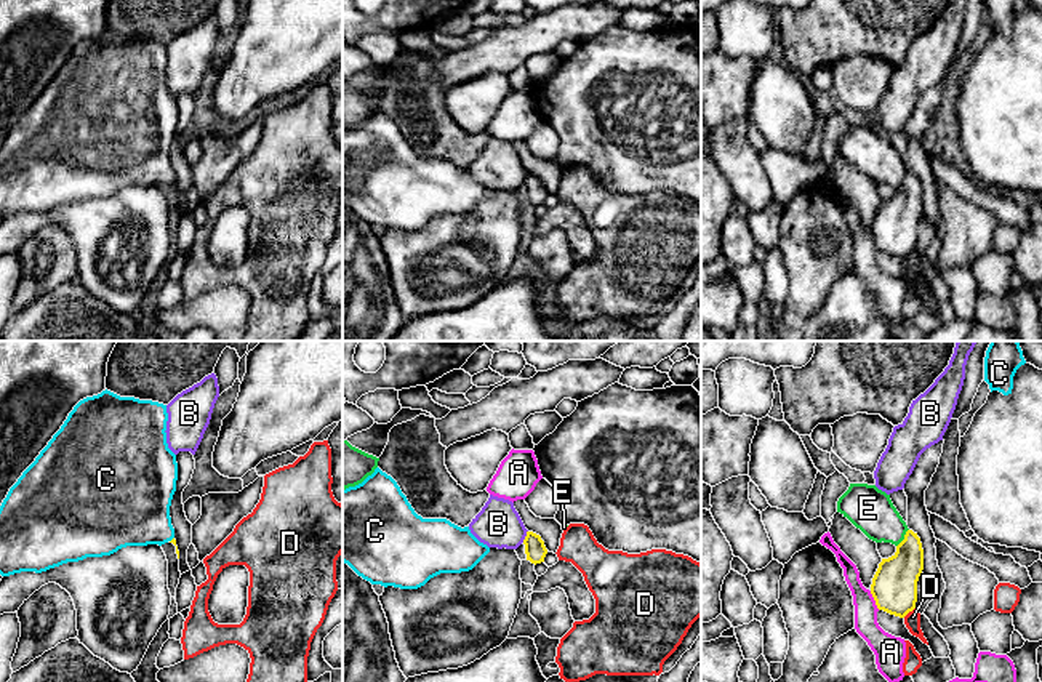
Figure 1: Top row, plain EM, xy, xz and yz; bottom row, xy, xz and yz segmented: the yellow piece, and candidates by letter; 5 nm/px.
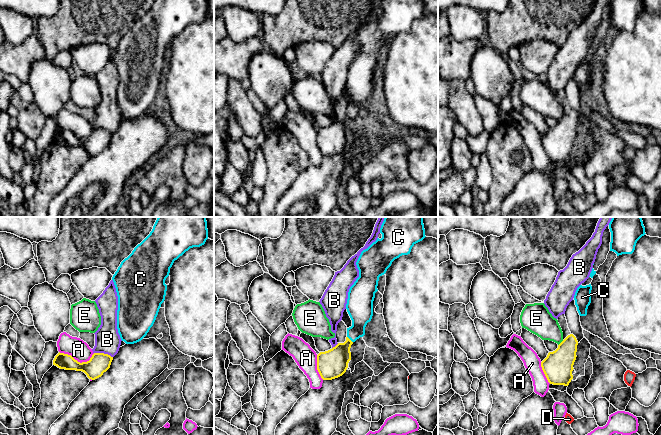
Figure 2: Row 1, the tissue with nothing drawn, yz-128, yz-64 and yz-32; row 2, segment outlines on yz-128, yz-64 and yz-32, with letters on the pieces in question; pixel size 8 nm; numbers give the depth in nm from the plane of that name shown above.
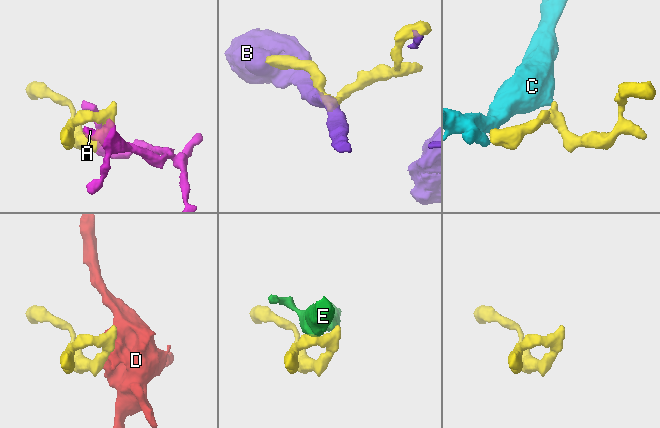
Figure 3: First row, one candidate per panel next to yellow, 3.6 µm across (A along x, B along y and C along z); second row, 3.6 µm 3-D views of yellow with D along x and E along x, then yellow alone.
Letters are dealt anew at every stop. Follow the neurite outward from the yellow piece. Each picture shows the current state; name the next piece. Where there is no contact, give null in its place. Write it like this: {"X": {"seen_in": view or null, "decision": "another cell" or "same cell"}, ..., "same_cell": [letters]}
{"A": {"seen_in": "yz", "decision": "another cell"}, "B": {"seen_in": "xz", "decision": "another cell"}, "C": {"seen_in": "xy", "decision": "same cell"}, "D": {"seen_in": "yz", "decision": "another cell"}, "E": {"seen_in": "yz", "decision": "another cell"}, "same_cell": ["C"]}

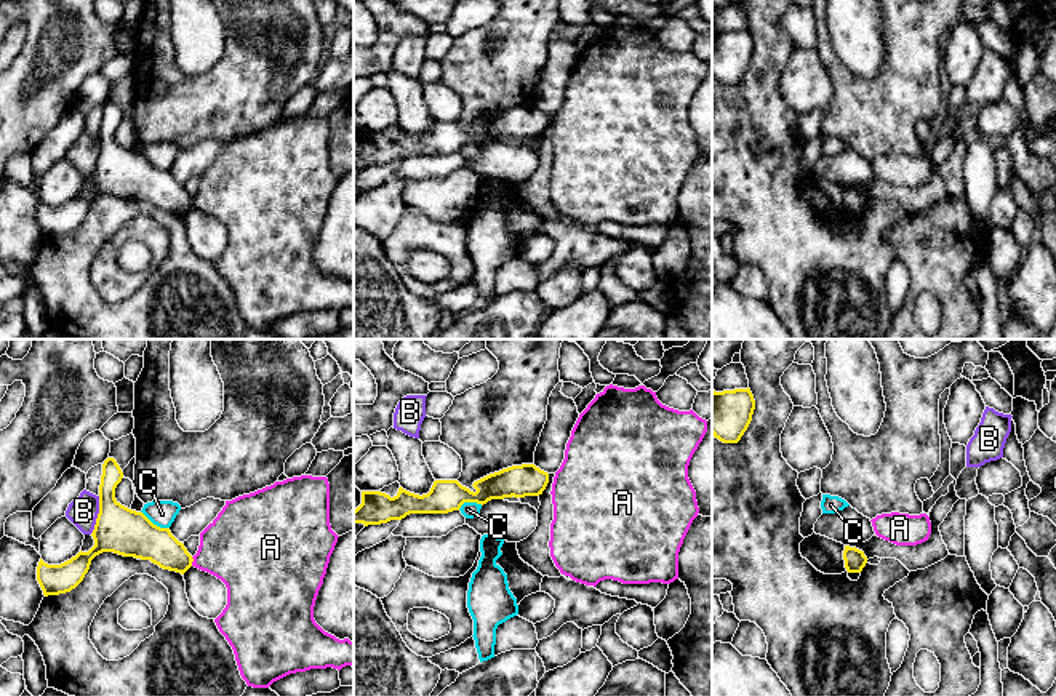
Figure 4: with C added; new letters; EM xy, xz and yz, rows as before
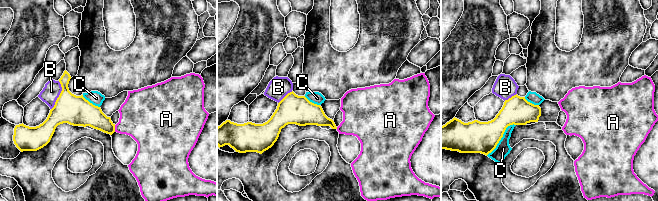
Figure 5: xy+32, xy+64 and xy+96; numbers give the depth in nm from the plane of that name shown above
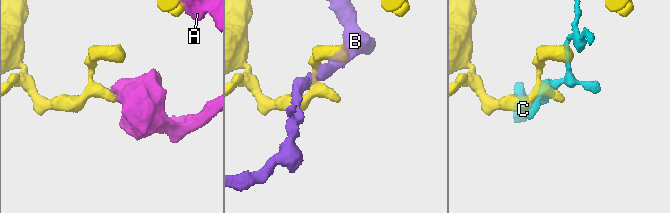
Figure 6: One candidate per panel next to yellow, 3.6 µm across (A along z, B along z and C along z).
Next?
{"A": {"seen_in": "xy", "decision": "another cell"}, "B": {"seen_in": "xy", "decision": "another cell"}, "C": {"seen_in": "xy", "decision": "another cell"}, "same_cell": []}

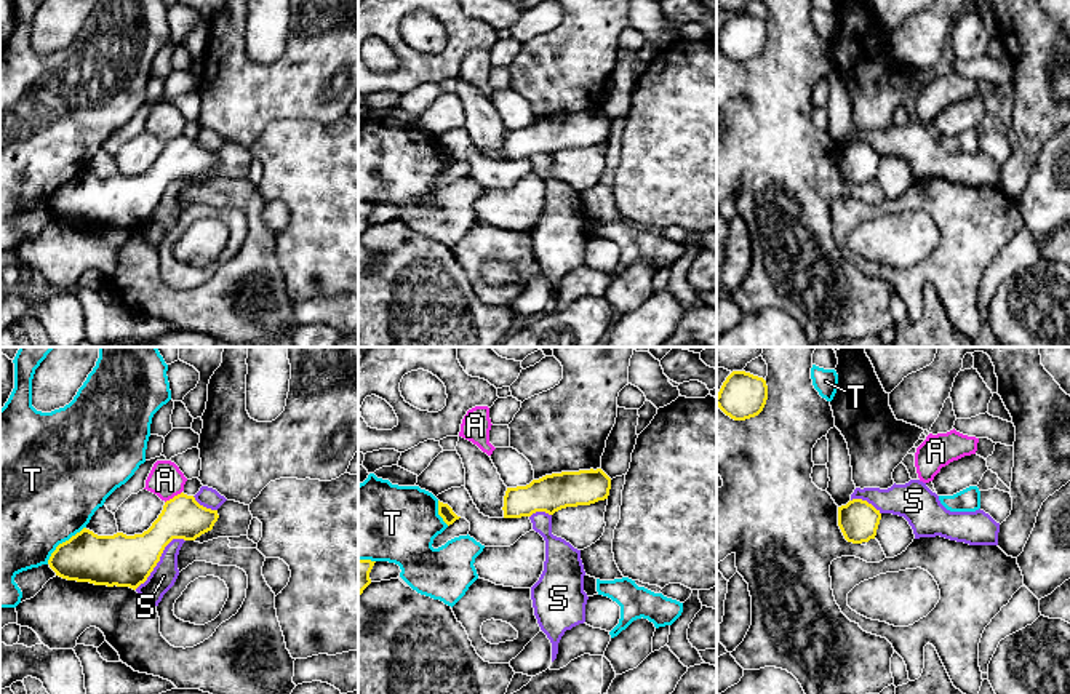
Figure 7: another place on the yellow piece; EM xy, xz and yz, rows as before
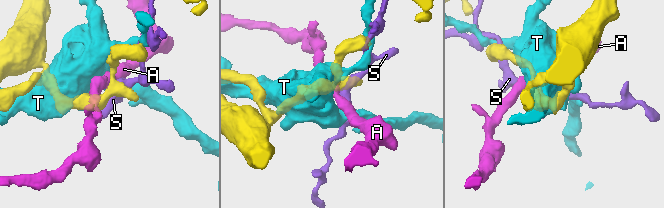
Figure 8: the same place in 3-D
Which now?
{"A": {"seen_in": "xy", "decision": "another cell"}, "S": {"seen_in": "xy", "decision": "another cell"}, "T": {"seen_in": "xy", "decision": "another cell"}, "same_cell": []}

